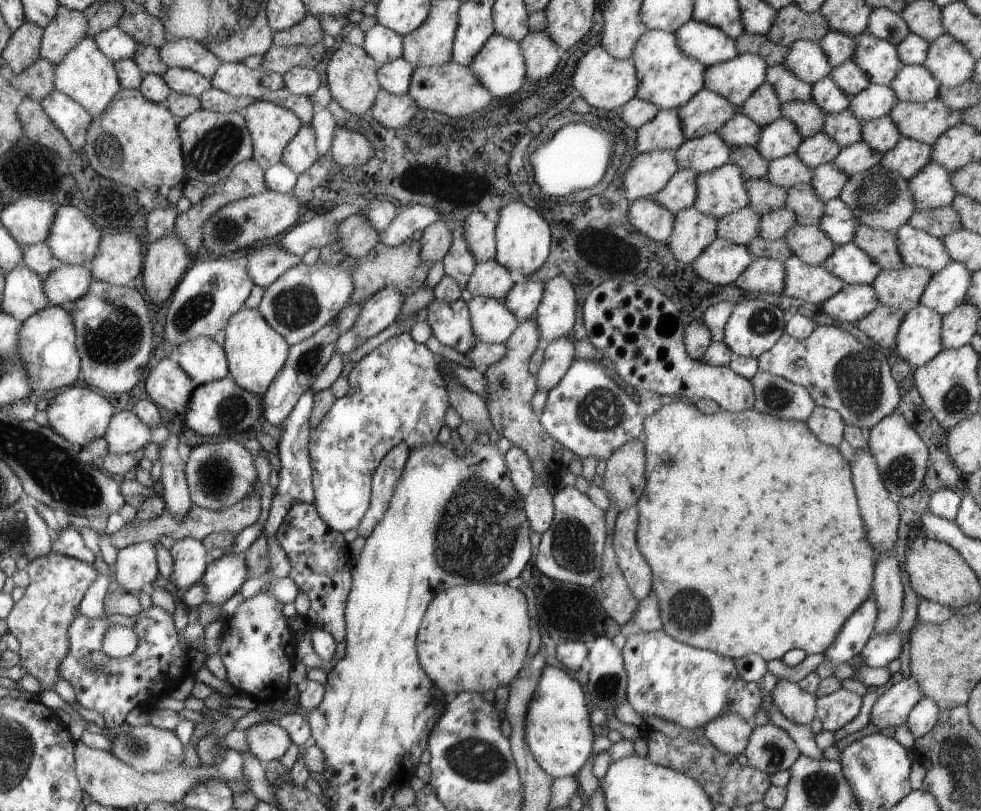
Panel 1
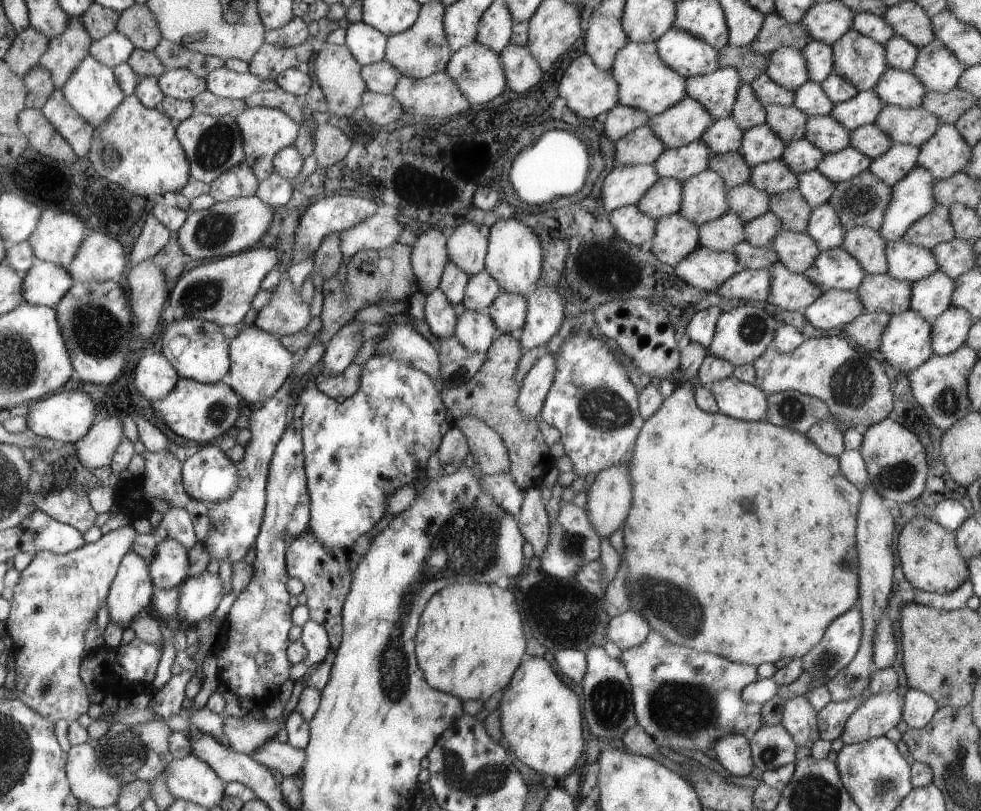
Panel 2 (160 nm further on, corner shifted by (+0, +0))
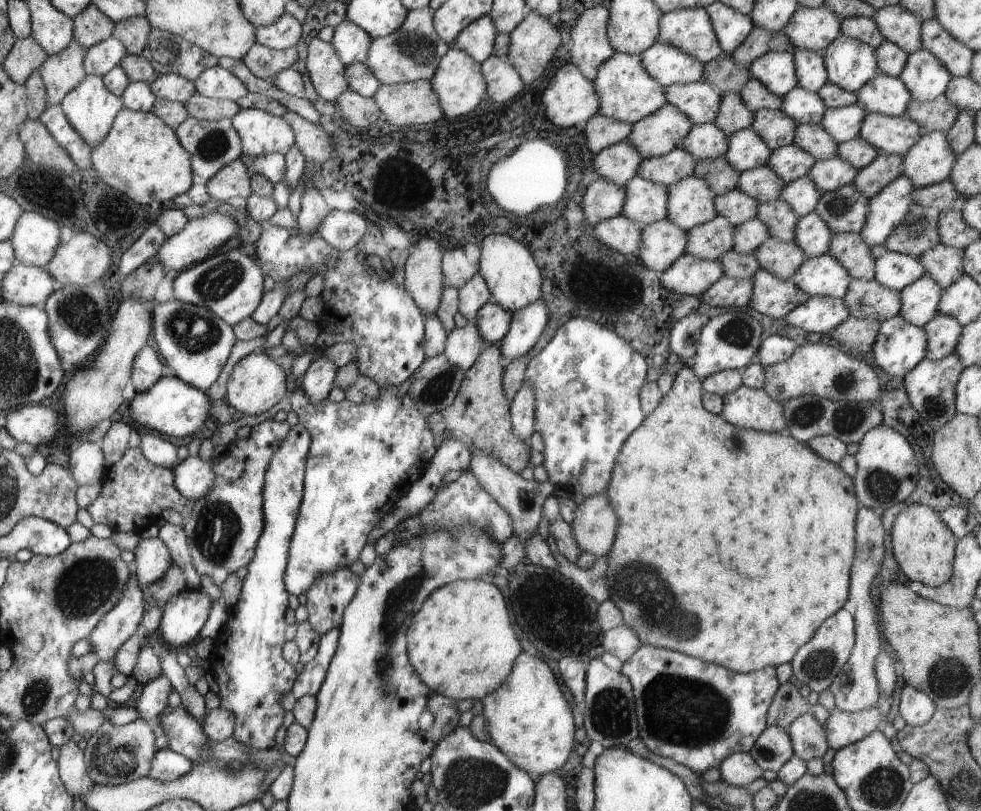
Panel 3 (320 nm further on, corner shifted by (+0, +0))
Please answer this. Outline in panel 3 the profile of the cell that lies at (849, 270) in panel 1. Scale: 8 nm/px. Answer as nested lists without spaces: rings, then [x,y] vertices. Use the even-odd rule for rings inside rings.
[[[826,253],[813,259],[806,258],[791,281],[810,297],[842,299],[852,279],[839,262]]]

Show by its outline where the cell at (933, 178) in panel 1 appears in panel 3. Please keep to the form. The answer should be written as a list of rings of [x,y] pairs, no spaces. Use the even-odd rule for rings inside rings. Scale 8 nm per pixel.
[[[901,174],[869,198],[866,222],[859,232],[868,246],[882,245],[891,230],[904,222],[906,211],[914,204],[911,194],[915,188],[912,181]]]

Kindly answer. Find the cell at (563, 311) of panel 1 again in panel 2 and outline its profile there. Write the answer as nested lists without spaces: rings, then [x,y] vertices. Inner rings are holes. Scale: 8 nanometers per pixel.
[[[538,286],[534,294],[526,296],[526,300],[526,318],[518,339],[524,351],[548,342],[565,318],[564,302],[554,288]]]

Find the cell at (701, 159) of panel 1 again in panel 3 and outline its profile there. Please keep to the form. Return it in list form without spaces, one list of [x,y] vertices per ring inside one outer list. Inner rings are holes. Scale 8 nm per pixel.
[[[676,147],[669,153],[642,159],[636,174],[647,181],[668,187],[687,176],[694,175],[697,161],[697,158],[687,150]]]

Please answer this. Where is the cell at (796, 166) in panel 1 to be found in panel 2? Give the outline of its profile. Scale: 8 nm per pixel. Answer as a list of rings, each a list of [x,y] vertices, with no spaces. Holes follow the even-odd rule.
[[[778,159],[752,167],[749,183],[772,196],[796,189],[797,176]]]

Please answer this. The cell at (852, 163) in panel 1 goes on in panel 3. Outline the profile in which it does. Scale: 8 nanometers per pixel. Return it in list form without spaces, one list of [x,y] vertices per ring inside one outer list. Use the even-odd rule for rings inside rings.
[[[838,155],[826,160],[817,160],[806,175],[823,195],[851,184],[858,171]]]

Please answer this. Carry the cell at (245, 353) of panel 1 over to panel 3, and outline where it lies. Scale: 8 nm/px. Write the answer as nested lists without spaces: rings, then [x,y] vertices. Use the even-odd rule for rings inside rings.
[[[253,351],[241,358],[234,366],[227,382],[227,392],[224,400],[230,406],[232,412],[238,410],[246,416],[248,414],[258,416],[258,414],[270,410],[280,400],[284,400],[286,392],[288,392],[288,382],[286,381],[284,369],[275,362],[270,361],[266,353],[261,354],[259,351]]]

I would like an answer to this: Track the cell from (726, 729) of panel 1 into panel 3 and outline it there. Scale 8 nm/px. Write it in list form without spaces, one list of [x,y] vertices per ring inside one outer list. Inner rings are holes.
[[[732,753],[722,761],[718,769],[724,782],[737,787],[747,787],[763,773],[750,753]]]

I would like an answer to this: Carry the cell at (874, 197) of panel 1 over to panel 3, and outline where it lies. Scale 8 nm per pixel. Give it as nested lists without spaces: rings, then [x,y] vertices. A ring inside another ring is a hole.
[[[847,184],[838,190],[824,193],[814,212],[826,221],[833,234],[859,234],[866,222],[868,203],[869,199]]]

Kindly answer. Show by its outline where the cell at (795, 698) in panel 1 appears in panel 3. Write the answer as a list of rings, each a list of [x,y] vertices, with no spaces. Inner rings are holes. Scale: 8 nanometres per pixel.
[[[810,710],[799,716],[786,730],[791,738],[794,756],[805,763],[812,758],[823,758],[828,752],[829,744],[824,727]]]

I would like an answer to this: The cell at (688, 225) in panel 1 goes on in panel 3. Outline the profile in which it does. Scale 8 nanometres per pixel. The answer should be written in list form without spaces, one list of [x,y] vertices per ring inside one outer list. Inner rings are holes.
[[[662,219],[642,226],[642,245],[635,255],[646,270],[661,274],[685,252],[687,244],[688,232]]]

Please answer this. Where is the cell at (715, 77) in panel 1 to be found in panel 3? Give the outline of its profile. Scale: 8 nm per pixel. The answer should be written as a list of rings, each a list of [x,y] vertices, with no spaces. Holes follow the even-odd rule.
[[[703,80],[685,85],[670,85],[665,99],[687,115],[695,125],[713,123],[717,118],[722,94]]]

